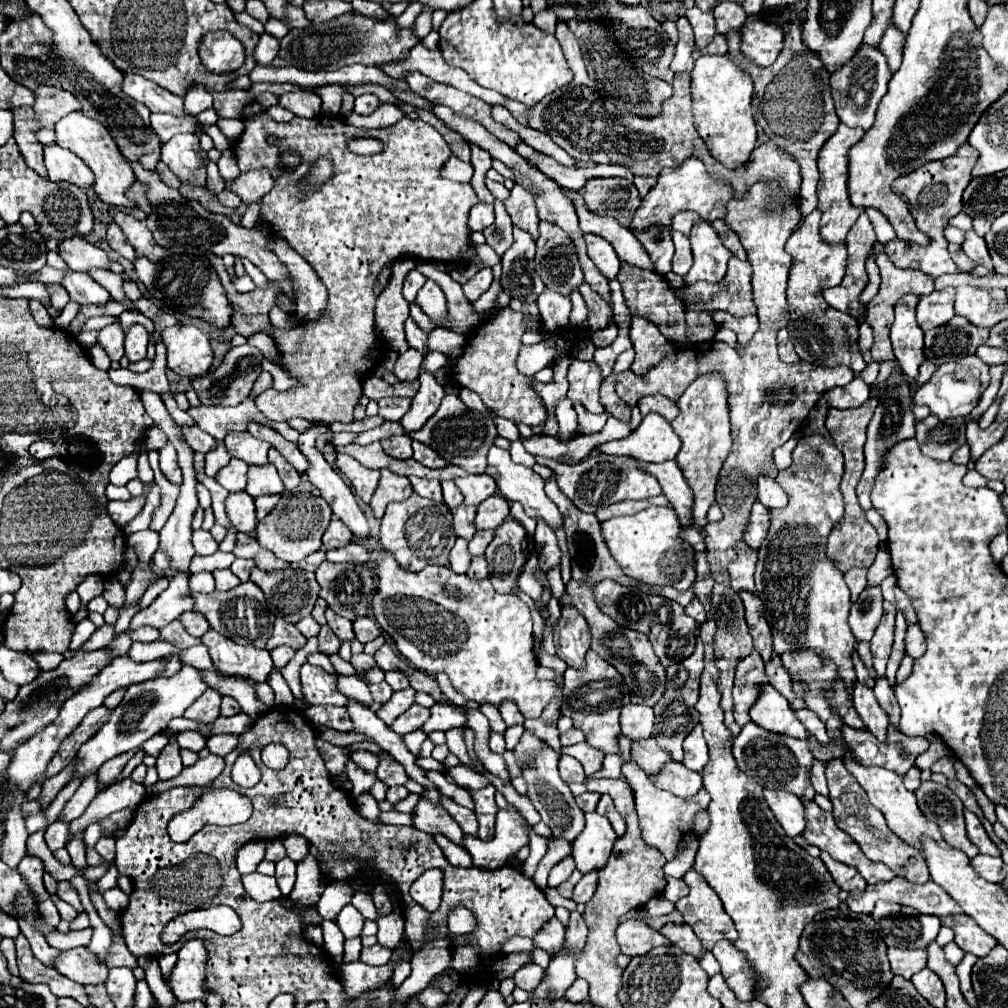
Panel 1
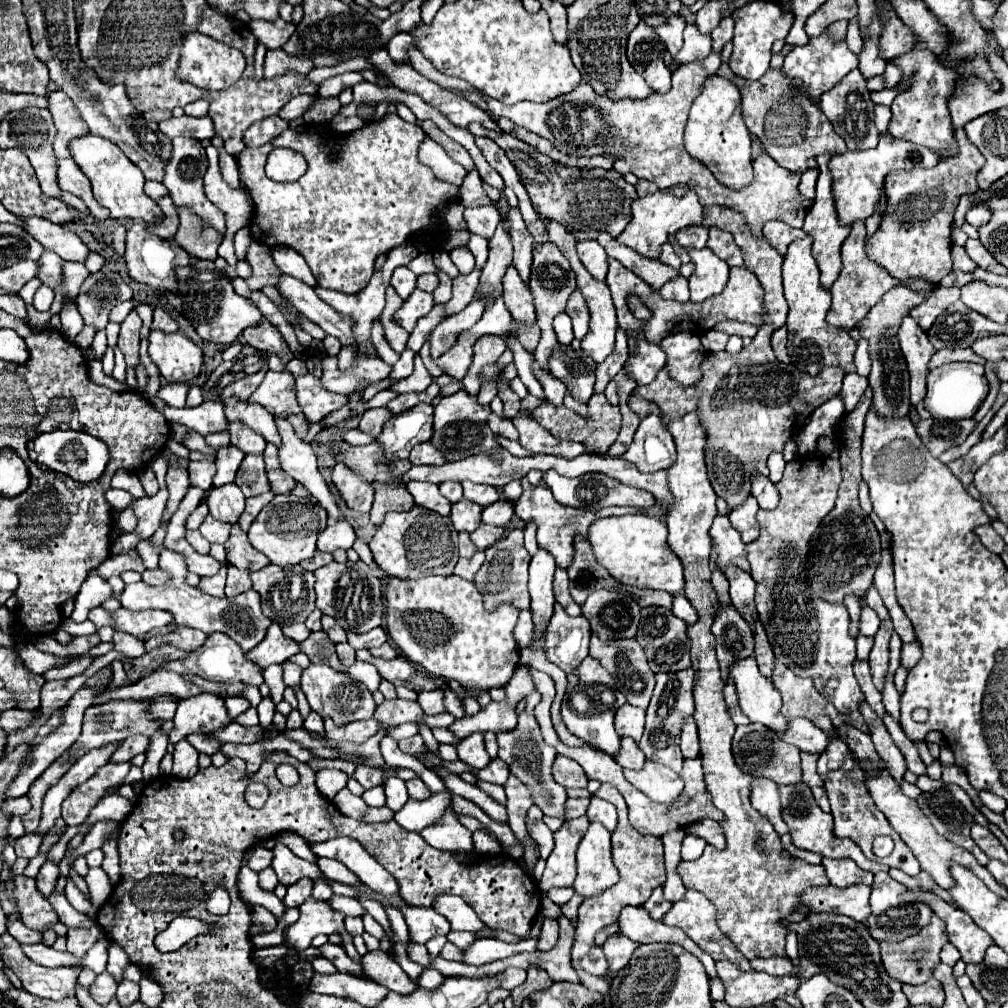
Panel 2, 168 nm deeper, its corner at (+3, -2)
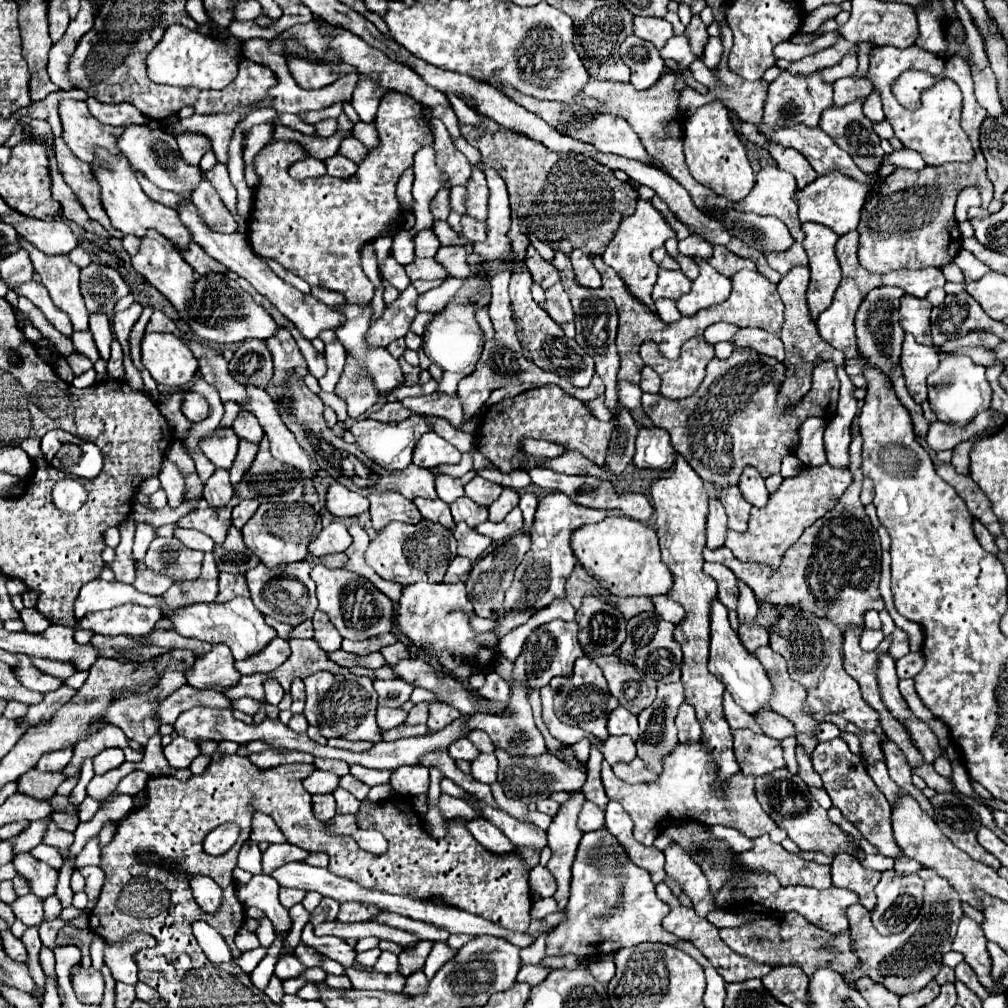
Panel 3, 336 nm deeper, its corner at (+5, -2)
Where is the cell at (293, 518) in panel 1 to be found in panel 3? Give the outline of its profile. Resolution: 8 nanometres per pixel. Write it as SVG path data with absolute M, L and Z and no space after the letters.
M305 502L293 504L261 504L257 512L249 518L249 524L243 526L243 538L249 550L259 556L259 560L267 568L275 568L281 564L299 562L307 556L309 542L321 532L321 516Z

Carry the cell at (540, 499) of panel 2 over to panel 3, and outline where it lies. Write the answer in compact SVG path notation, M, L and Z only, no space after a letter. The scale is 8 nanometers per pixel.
M551 492L539 498L539 506L531 526L531 548L525 554L525 560L519 564L513 584L505 592L505 600L503 600L505 616L497 620L499 628L495 628L497 640L503 638L513 628L525 624L527 618L533 616L533 612L547 608L557 598L565 598L565 580L571 576L577 564L577 558L569 548L569 538L573 530L577 530L583 524L601 522L605 514L607 514L605 510L593 510L593 508L573 504L573 500L569 500L561 492Z

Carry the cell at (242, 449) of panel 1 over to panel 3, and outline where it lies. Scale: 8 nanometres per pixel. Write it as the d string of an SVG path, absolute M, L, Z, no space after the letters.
M245 410L239 412L237 420L233 422L233 430L239 438L255 442L255 444L259 444L259 440L263 438L263 428L259 426L257 418L251 412L245 412Z

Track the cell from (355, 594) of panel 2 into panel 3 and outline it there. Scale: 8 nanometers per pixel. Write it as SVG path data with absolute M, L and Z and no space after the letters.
M317 564L311 570L311 578L317 584L319 610L329 616L329 620L343 638L369 640L373 636L393 630L393 602L385 594L381 594L369 580L343 568L329 570L323 564Z

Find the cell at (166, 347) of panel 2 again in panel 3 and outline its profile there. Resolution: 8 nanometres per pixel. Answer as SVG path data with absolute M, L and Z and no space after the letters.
M145 334L141 362L157 384L171 388L185 388L197 372L197 358L173 334Z

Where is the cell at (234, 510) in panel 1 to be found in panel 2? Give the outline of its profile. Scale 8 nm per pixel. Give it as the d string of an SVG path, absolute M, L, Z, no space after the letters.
M225 484L221 488L211 488L205 502L215 520L227 522L231 526L239 522L239 516L245 510L245 496L237 488L237 484Z

